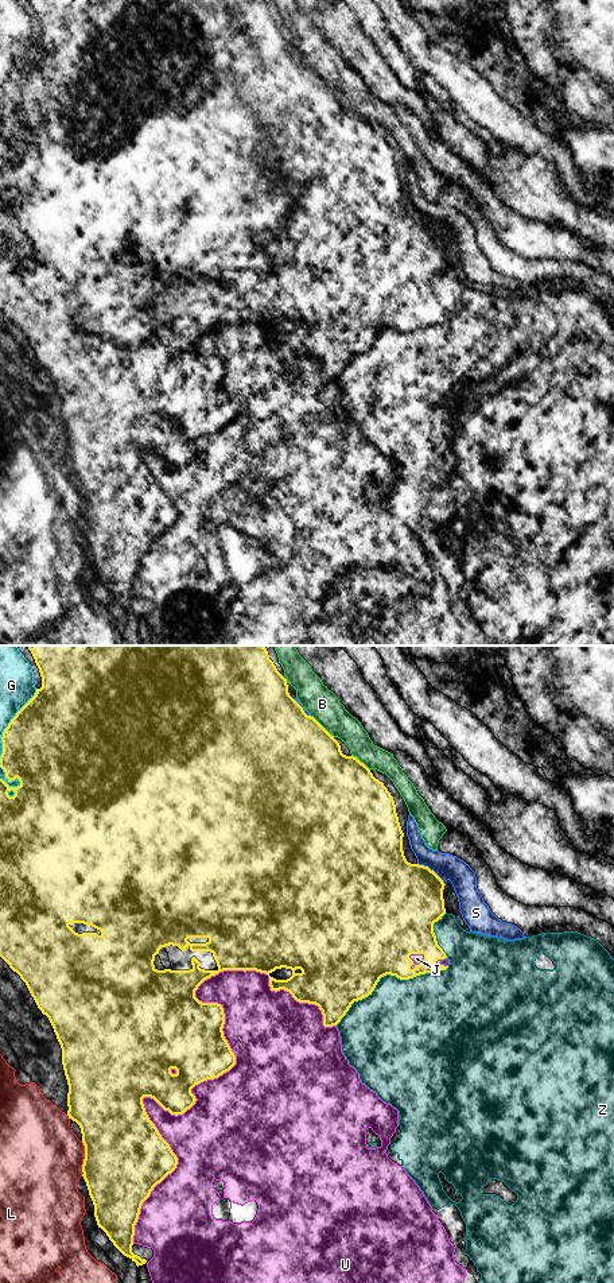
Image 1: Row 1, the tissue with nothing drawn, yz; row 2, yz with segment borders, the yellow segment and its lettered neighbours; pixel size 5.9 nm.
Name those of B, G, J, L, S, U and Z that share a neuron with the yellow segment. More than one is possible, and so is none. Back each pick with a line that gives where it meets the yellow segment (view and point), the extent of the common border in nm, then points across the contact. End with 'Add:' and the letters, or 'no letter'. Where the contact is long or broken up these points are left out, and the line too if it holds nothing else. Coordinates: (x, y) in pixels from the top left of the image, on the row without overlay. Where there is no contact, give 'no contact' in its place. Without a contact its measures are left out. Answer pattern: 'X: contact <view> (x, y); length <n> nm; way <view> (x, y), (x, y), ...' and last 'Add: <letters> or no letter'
J: contact yz (420, 316); length 130 nm
Add: J

